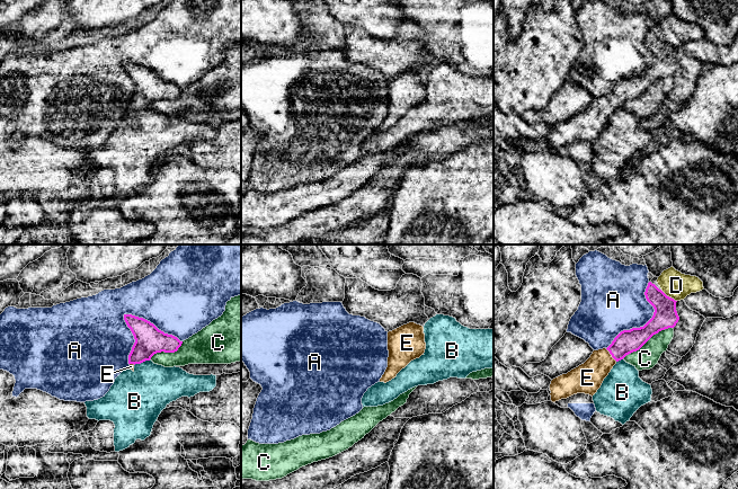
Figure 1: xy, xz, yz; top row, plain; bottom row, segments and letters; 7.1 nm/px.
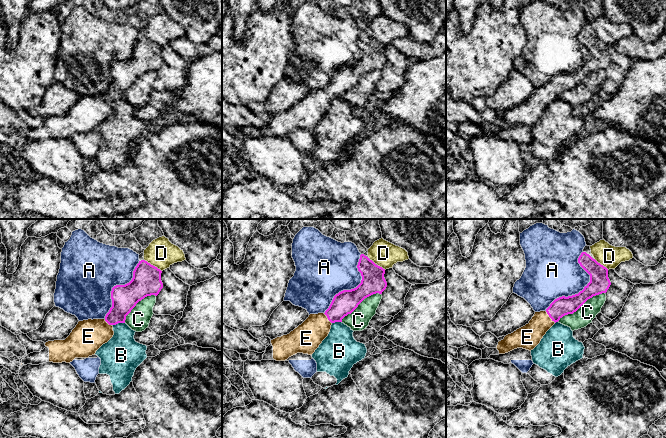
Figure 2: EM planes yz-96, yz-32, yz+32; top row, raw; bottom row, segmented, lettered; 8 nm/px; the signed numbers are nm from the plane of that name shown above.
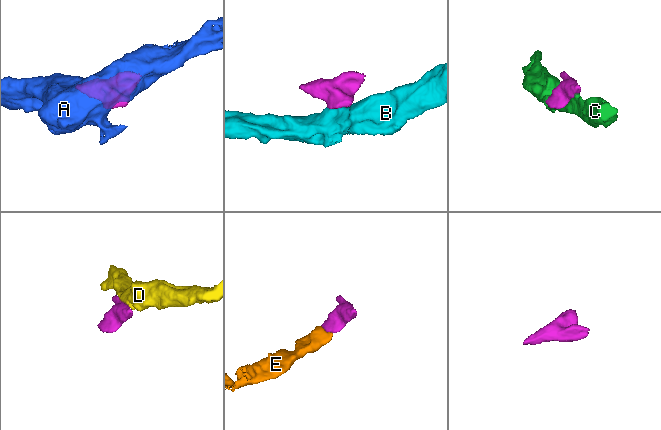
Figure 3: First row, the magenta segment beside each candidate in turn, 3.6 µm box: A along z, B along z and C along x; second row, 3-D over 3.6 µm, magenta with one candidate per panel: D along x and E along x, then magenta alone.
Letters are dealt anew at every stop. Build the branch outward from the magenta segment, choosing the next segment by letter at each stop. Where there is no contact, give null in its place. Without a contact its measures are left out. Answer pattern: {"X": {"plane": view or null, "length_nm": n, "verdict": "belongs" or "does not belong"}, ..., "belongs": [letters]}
{"A": {"plane": "xy", "length_nm": 460, "verdict": "does not belong"}, "B": {"plane": "xy", "length_nm": 130, "verdict": "does not belong"}, "C": {"plane": "yz", "length_nm": 420, "verdict": "does not belong"}, "D": {"plane": "yz", "length_nm": 150, "verdict": "belongs"}, "E": {"plane": "yz", "length_nm": 130, "verdict": "belongs"}, "belongs": ["D", "E"]}

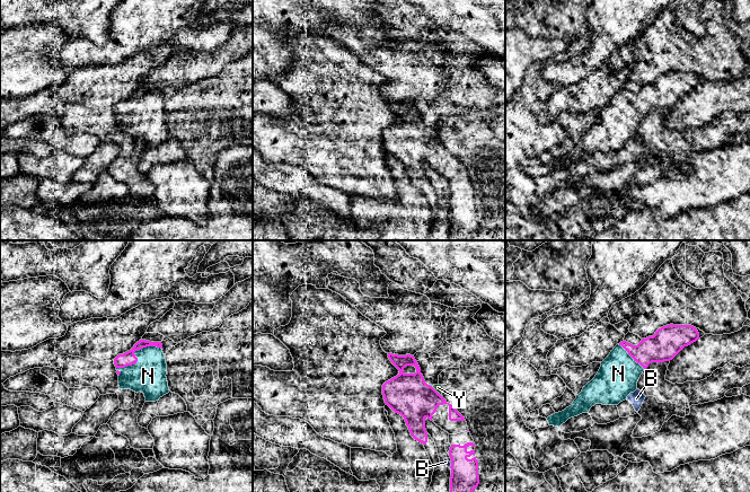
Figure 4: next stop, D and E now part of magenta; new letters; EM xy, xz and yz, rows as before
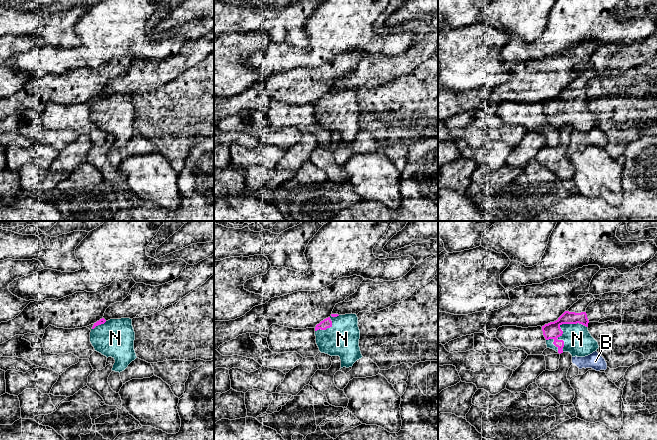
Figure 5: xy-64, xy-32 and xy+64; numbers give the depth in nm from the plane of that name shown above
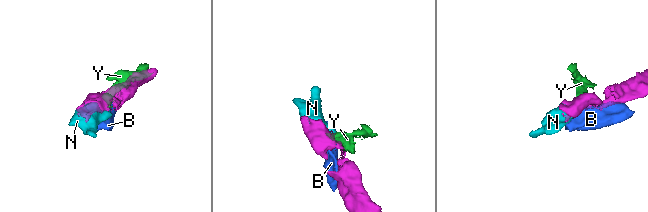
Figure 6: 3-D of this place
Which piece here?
{"B": {"plane": "xz", "length_nm": 40, "verdict": "does not belong"}, "N": {"plane": "xy", "length_nm": 380, "verdict": "belongs"}, "Y": {"plane": "xz", "length_nm": 110, "verdict": "does not belong"}, "belongs": ["N"]}

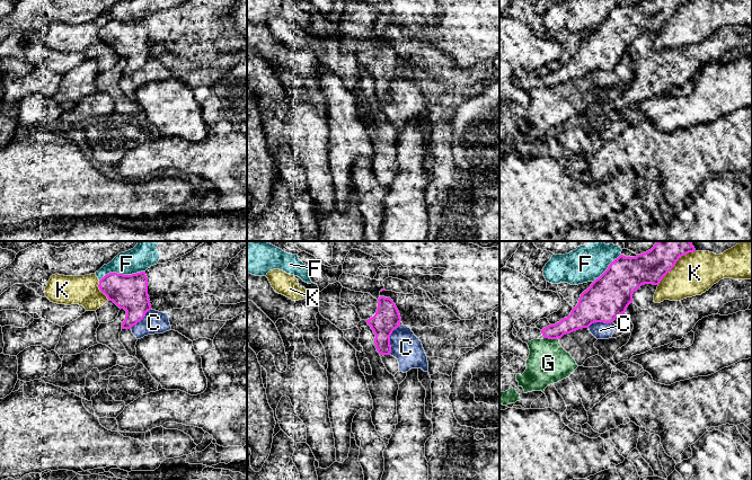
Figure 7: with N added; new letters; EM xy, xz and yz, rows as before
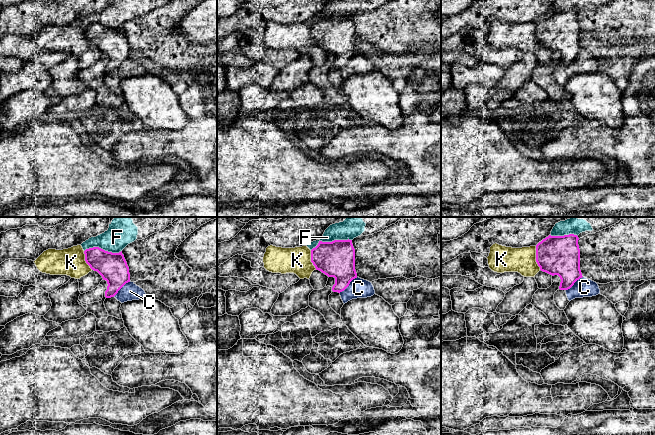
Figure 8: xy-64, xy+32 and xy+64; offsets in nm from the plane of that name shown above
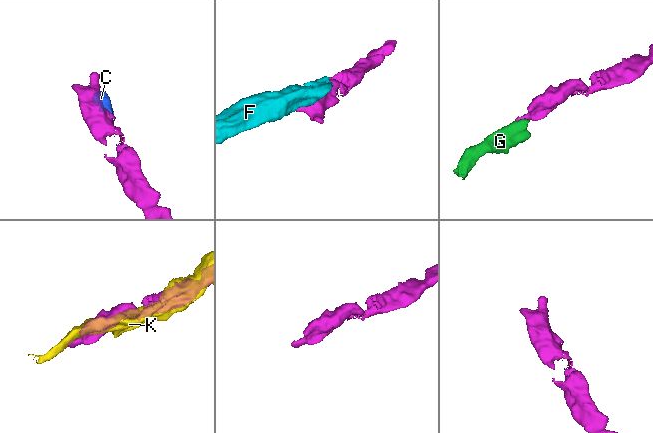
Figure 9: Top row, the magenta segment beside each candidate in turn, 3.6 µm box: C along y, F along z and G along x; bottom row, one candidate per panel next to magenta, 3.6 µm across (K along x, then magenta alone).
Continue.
{"C": {"plane": "xz", "length_nm": 220, "verdict": "does not belong"}, "F": {"plane": "xy", "length_nm": 340, "verdict": "does not belong"}, "G": {"plane": "yz", "length_nm": 110, "verdict": "does not belong"}, "K": {"plane": "yz", "length_nm": 320, "verdict": "does not belong"}, "belongs": []}

